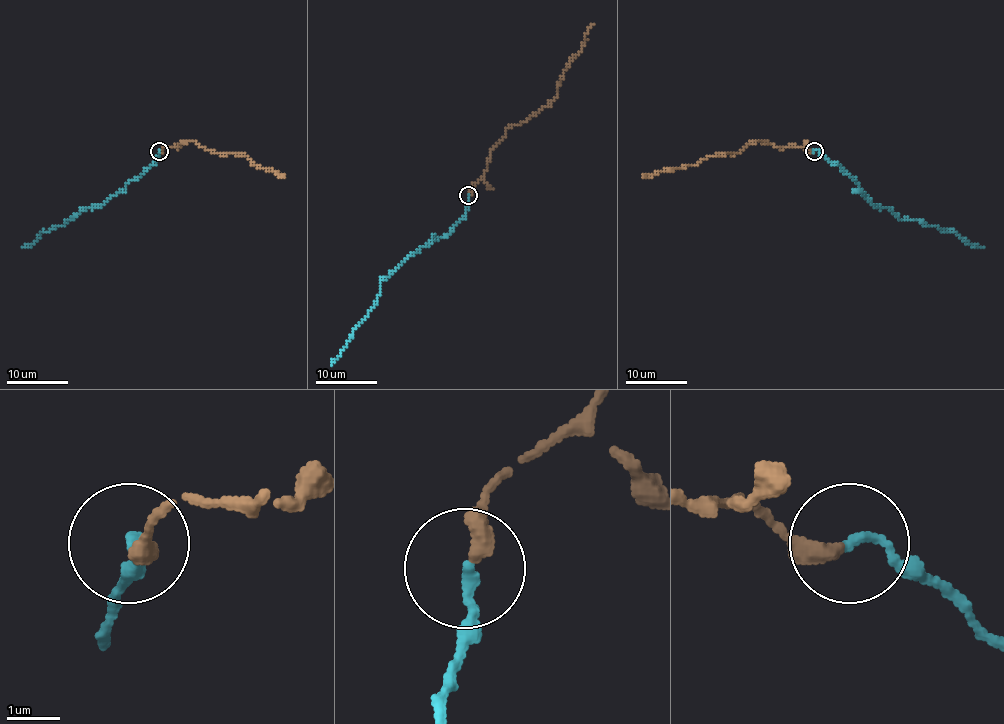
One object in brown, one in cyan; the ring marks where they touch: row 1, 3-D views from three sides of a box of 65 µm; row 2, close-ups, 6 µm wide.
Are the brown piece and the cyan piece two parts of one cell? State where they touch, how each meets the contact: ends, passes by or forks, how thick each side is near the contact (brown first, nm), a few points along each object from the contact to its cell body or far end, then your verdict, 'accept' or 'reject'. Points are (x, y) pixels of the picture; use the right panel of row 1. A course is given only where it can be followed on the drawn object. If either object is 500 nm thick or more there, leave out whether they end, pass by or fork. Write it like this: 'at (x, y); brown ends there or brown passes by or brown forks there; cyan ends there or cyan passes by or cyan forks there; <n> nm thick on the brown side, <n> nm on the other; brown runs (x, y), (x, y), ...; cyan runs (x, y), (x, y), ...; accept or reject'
at (814, 151); brown ends there; cyan ends there; 360 nm thick on the brown side, 190 nm on the other; brown runs (812, 150), (802, 146), (751, 141), (735, 155), (719, 154), (687, 166), (642, 175); cyan runs (814, 150), (857, 181), (875, 205), (890, 208), (901, 219), (953, 231), (974, 246), (983, 246); accept

